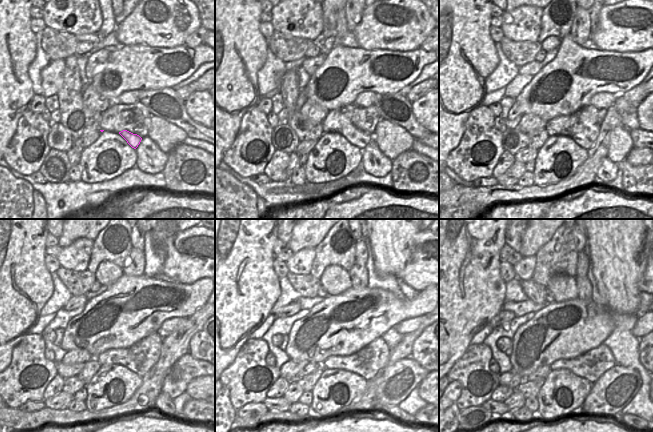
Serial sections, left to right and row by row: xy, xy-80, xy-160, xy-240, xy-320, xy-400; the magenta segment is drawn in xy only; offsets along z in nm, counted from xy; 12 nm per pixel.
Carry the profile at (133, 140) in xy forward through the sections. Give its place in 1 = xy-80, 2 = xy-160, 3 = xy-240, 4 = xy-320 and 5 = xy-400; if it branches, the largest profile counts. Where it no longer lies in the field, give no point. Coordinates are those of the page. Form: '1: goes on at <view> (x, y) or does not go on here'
1: goes on at xy-80 (355, 136)
2: goes on at xy-160 (584, 127)
3: goes on at xy-240 (139, 358)
4: goes on at xy-320 (367, 362)
5: goes on at xy-400 (590, 365)

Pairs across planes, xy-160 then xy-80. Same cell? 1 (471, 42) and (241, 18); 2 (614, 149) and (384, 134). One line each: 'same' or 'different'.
1: same
2: same

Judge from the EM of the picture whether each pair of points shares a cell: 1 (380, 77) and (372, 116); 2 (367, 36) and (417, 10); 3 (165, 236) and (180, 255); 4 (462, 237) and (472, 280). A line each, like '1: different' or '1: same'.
1: different
2: same
3: different
4: same

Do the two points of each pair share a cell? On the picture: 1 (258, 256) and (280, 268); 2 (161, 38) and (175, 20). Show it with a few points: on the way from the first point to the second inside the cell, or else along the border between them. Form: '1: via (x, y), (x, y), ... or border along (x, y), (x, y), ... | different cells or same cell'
1: border along (274, 257), (272, 268), (279, 277) | different cells
2: via (161, 34), (171, 24) | same cell

